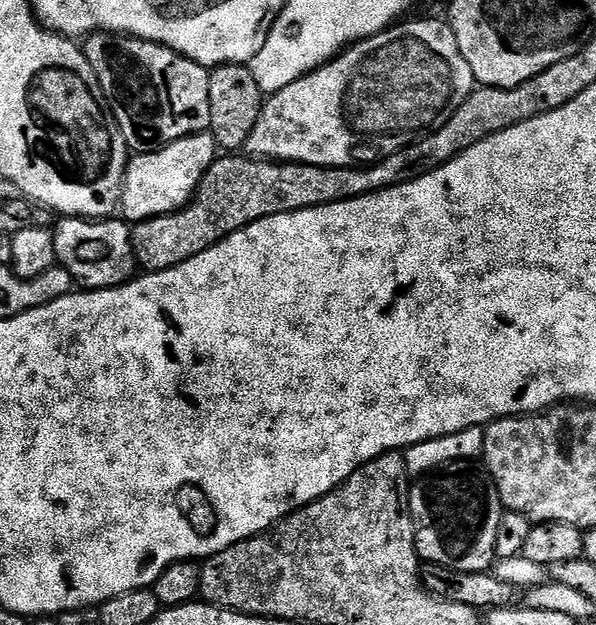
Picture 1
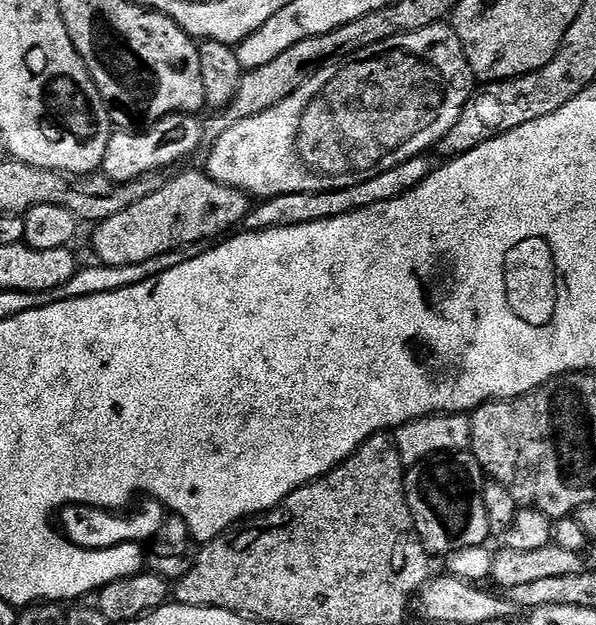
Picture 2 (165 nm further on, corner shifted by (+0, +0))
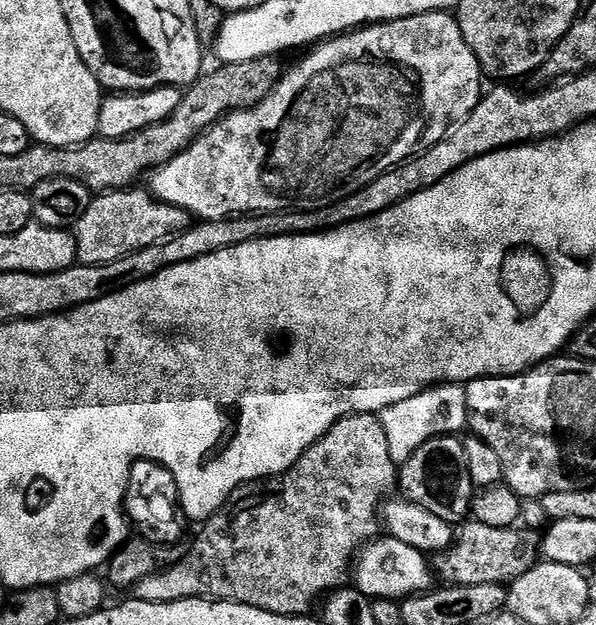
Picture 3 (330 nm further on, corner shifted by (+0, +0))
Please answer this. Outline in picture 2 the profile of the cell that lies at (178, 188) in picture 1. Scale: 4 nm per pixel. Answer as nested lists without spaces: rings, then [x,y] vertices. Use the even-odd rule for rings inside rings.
[[[177,114],[162,118],[157,124],[151,125],[141,136],[132,132],[113,131],[110,146],[106,146],[106,158],[102,165],[103,175],[113,184],[129,184],[139,176],[149,176],[151,172],[163,173],[164,168],[172,168],[179,160],[187,158],[202,145],[204,124],[196,121],[192,114]]]

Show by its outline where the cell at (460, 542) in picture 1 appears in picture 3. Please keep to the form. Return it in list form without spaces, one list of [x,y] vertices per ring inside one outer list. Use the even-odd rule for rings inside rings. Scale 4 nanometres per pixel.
[[[440,436],[418,446],[418,450],[398,468],[398,488],[404,491],[401,492],[403,499],[421,504],[450,526],[459,526],[469,519],[470,496],[464,493],[467,484],[468,475],[458,455],[458,444],[451,436]]]

